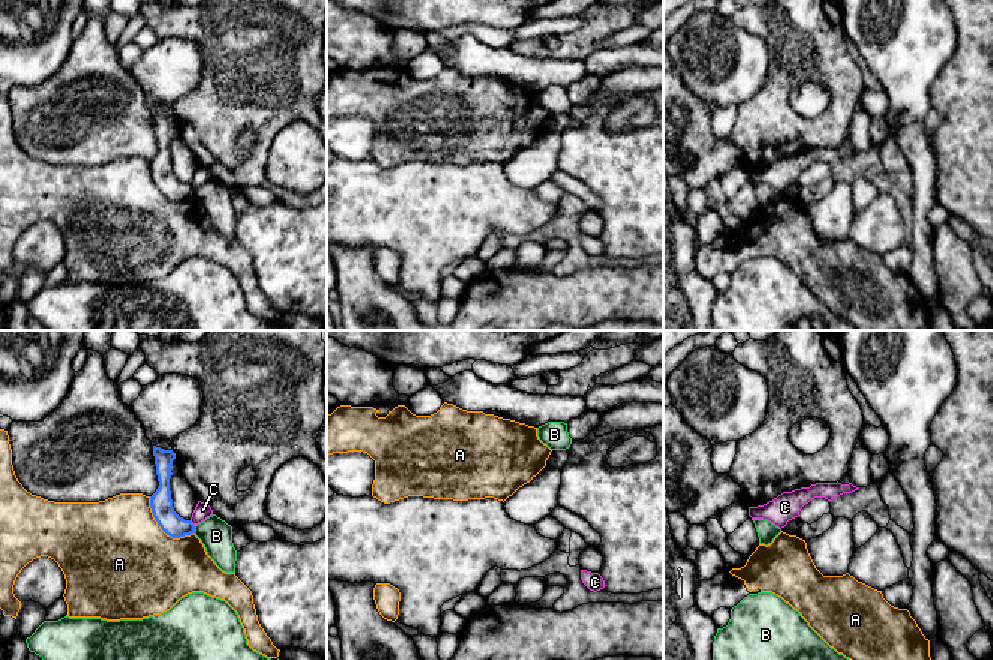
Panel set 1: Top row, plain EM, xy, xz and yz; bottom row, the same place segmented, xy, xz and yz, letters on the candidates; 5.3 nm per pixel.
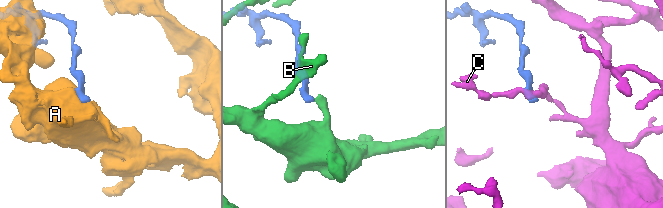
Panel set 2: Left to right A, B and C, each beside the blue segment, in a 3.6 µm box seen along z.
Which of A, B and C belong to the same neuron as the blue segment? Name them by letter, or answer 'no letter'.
no letter

